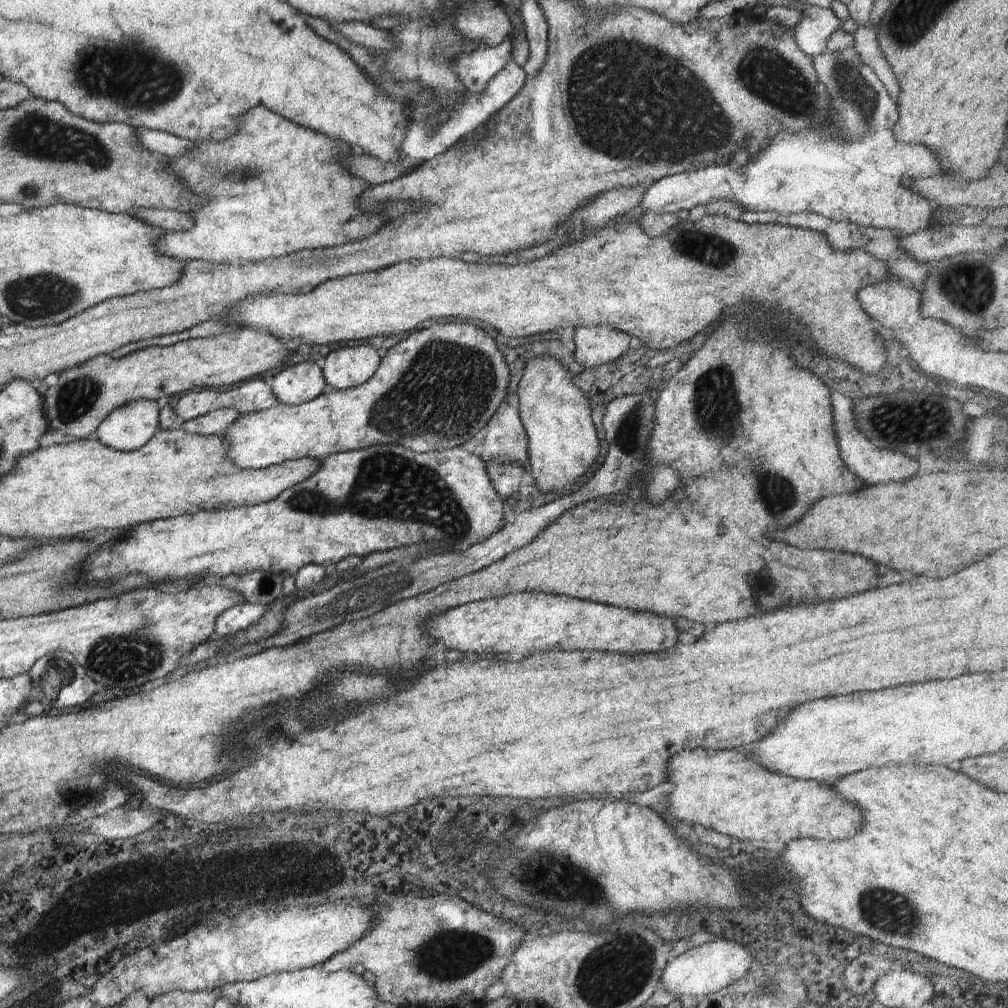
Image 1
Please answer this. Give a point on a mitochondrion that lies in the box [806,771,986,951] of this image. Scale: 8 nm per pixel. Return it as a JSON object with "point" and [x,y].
{"point":[884,909]}

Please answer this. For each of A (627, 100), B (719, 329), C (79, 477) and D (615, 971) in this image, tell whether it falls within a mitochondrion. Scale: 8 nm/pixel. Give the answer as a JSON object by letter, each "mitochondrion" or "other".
{"A":"mitochondrion","B":"other","C":"other","D":"mitochondrion"}

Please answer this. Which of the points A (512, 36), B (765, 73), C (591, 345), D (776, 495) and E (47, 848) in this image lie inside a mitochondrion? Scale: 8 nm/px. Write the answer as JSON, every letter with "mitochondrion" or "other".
{"A":"other","B":"mitochondrion","C":"other","D":"mitochondrion","E":"other"}

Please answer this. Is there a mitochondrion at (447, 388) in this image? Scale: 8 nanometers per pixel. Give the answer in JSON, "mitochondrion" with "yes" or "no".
{"mitochondrion":"yes"}

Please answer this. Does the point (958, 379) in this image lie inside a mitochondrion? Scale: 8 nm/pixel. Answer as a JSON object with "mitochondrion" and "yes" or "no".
{"mitochondrion":"no"}

